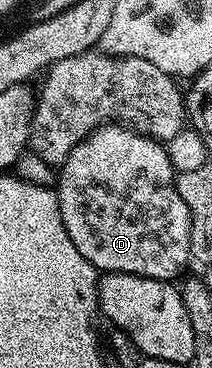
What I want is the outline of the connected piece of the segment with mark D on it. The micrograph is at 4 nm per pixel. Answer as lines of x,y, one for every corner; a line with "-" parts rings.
125,124
98,126
69,153
59,173
55,201
59,204
63,228
67,228
71,244
79,248
79,256
98,272
134,274
160,282
173,282
186,273
185,265
189,258
191,262
195,250
193,221
187,204
183,204
183,196
179,196
171,160
157,139
140,134

